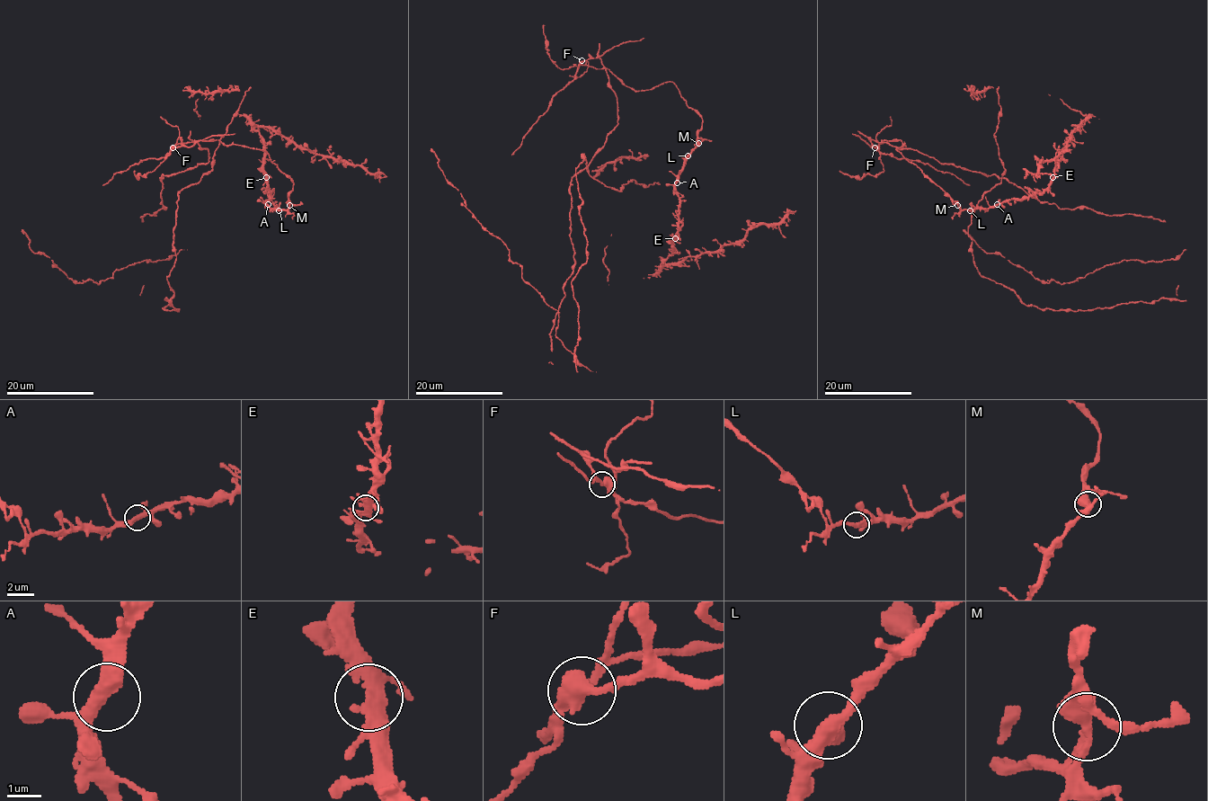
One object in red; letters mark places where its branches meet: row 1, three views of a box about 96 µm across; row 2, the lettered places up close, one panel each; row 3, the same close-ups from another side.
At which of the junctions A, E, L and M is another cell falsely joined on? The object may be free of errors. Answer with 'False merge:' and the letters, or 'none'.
False merge: M

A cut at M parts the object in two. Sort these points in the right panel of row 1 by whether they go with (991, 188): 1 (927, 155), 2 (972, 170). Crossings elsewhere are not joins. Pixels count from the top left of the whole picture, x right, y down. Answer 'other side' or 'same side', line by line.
1: same side
2: same side

